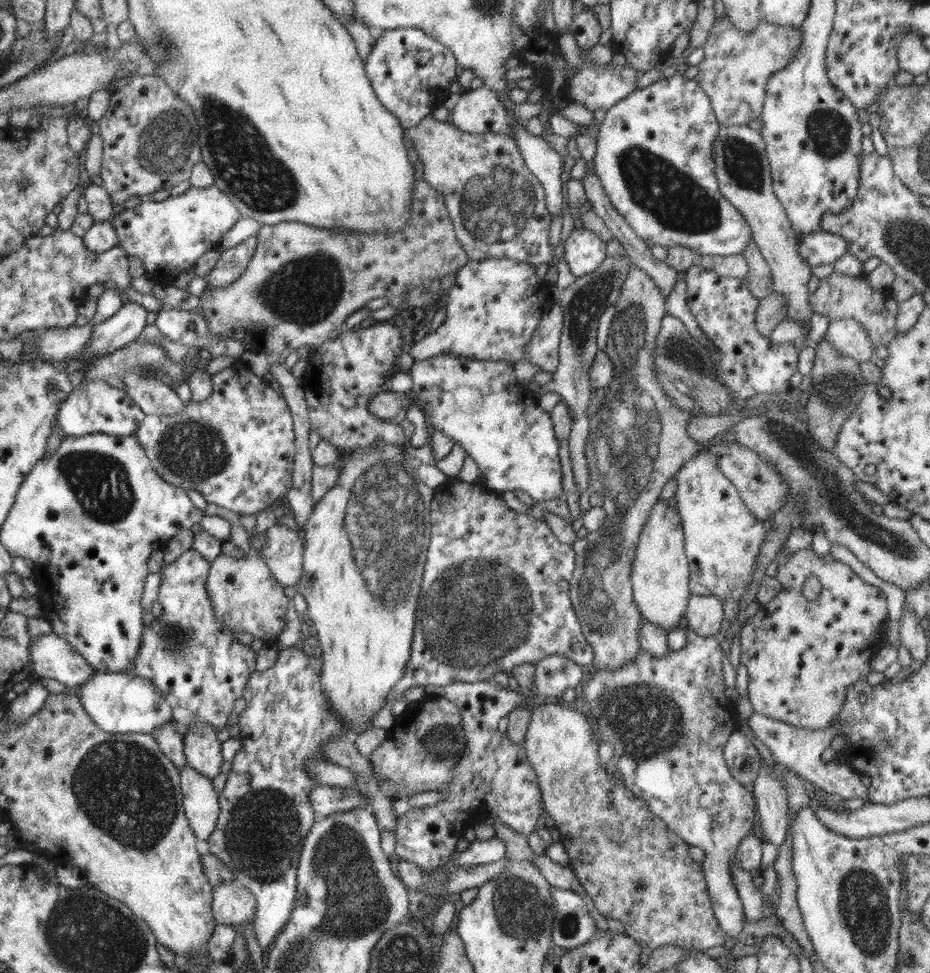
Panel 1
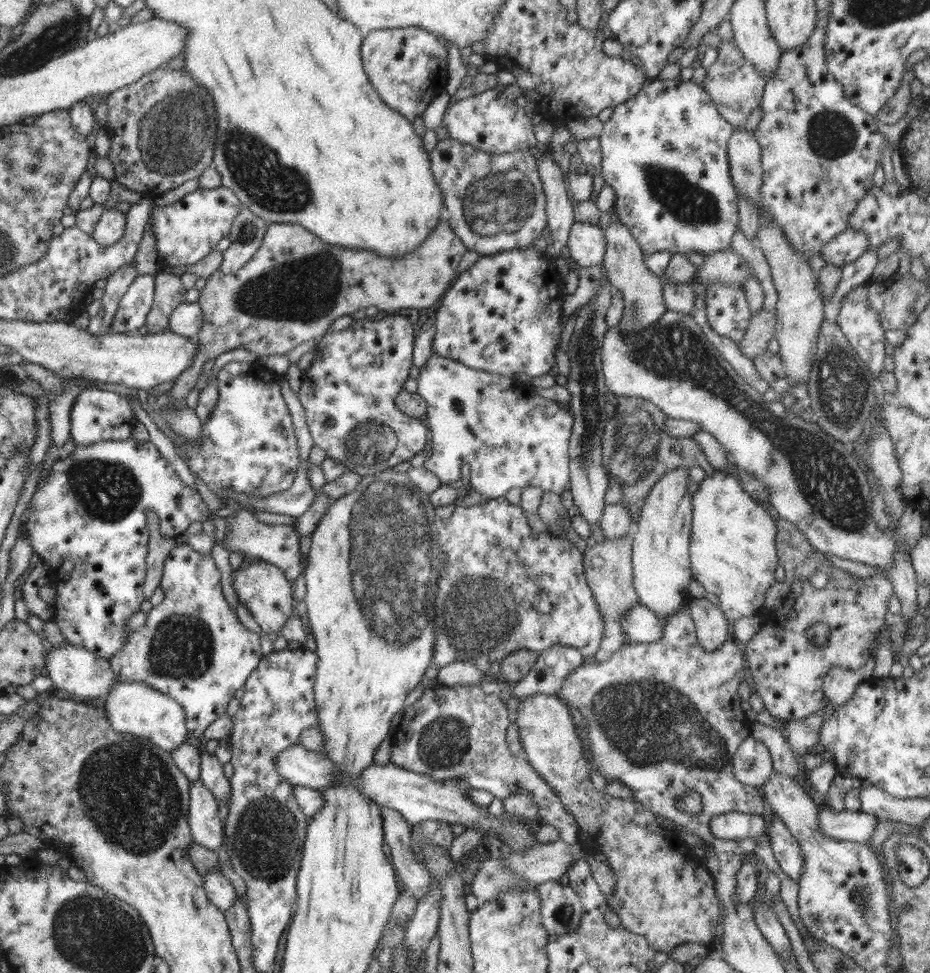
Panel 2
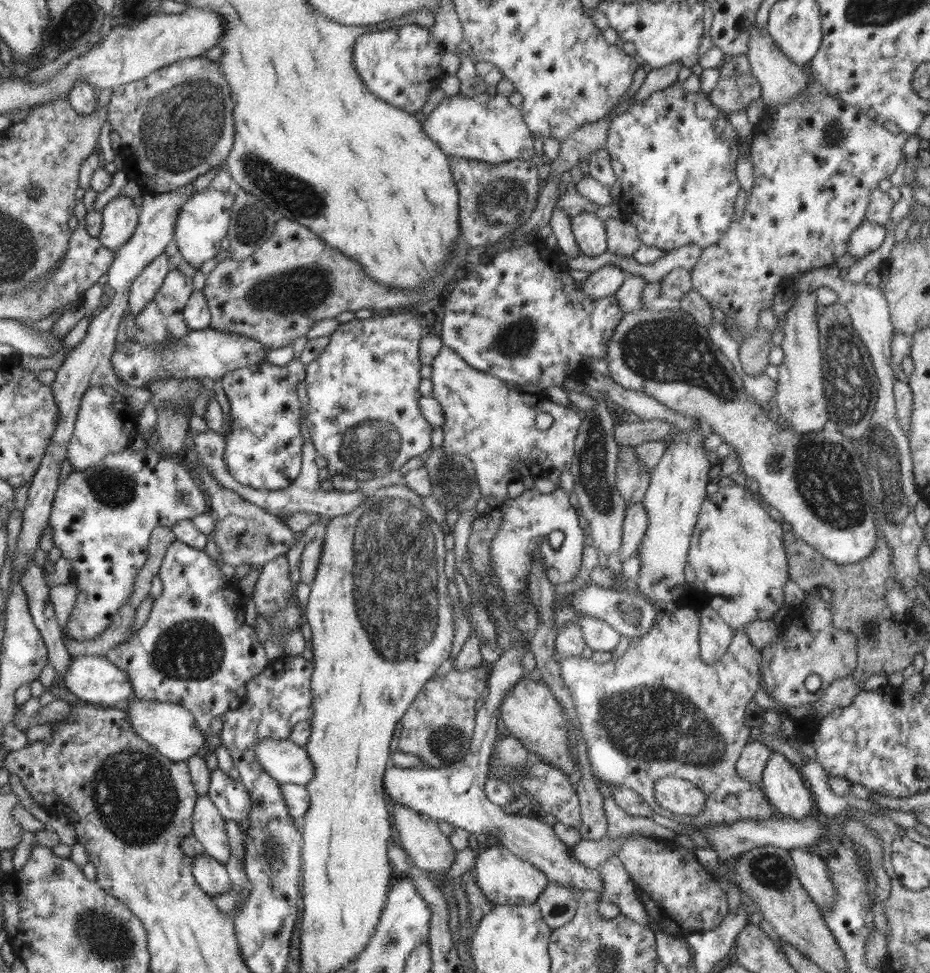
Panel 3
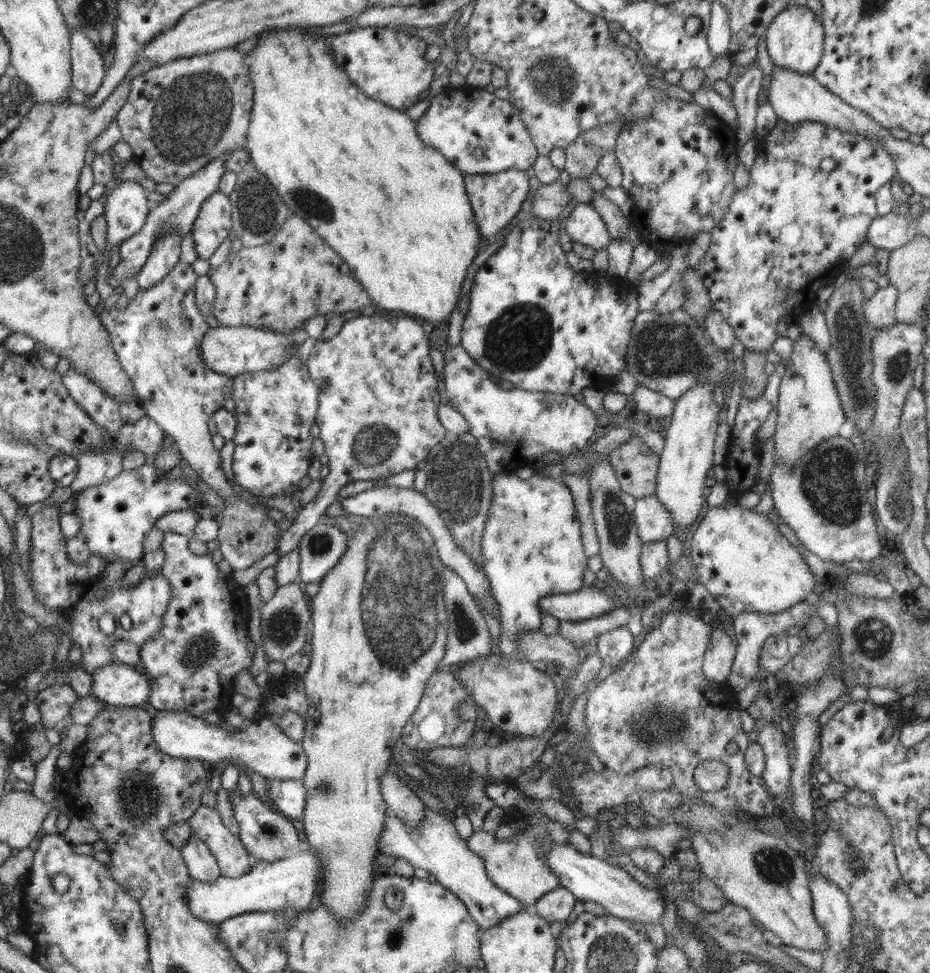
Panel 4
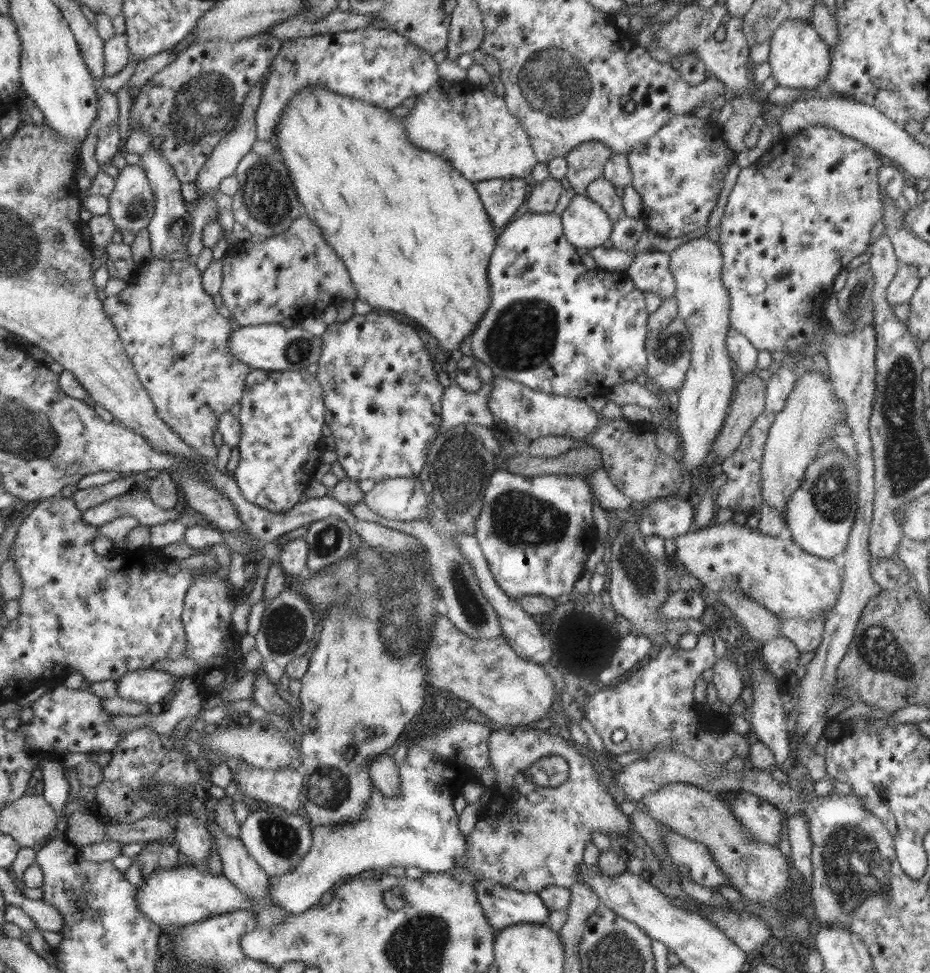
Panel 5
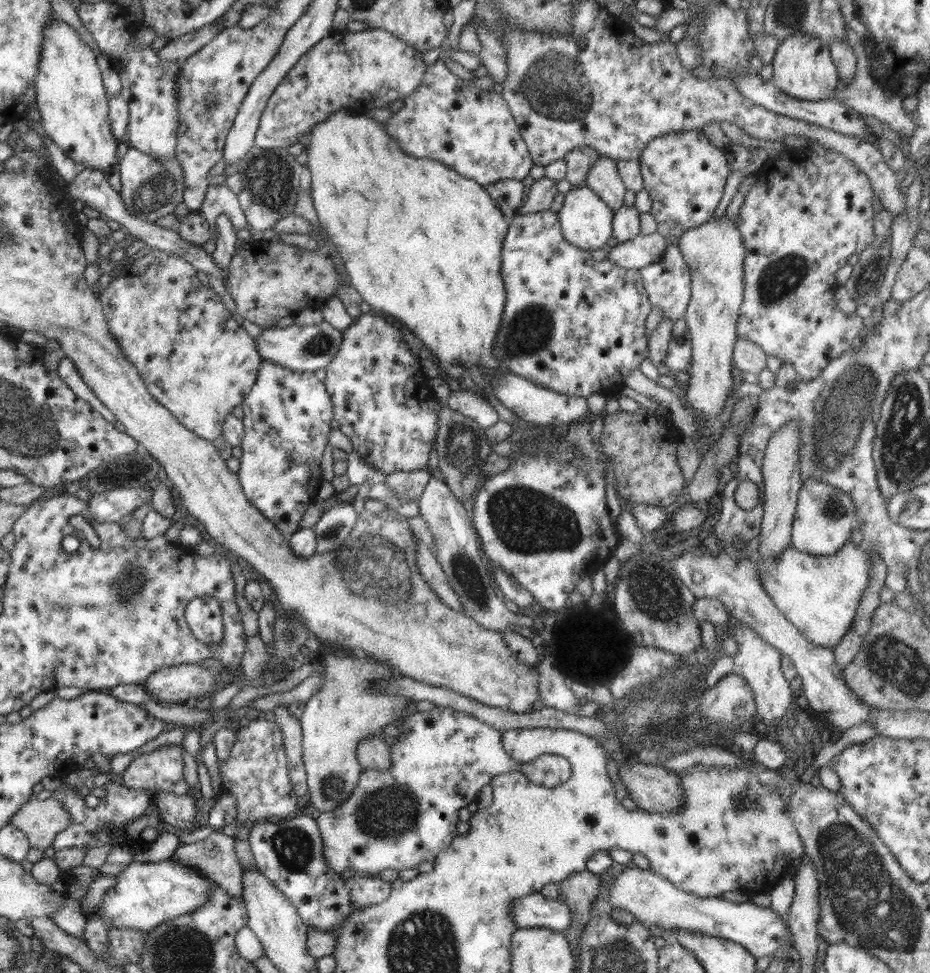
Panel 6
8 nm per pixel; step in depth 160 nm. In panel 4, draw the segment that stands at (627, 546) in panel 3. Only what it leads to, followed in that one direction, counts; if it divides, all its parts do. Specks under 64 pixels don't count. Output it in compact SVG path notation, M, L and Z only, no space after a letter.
M654 495L636 499L634 519L638 537L643 543L666 541L676 533L676 523L672 519L672 513Z

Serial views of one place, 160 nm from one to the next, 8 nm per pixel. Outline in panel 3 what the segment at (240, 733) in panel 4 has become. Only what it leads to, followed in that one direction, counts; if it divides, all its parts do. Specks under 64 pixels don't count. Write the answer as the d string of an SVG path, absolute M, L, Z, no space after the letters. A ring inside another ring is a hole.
M130 698L124 705L136 734L151 744L160 754L174 762L186 761L192 755L202 755L208 746L208 732L201 732L189 710L174 703ZM263 738L256 745L255 755L262 770L280 784L305 786L313 777L307 750L289 739Z

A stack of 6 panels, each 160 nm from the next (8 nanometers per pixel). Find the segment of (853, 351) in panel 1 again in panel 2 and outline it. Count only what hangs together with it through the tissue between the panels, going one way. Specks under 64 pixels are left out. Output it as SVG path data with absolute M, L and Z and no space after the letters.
M869 281L863 282L862 285L852 289L848 295L843 298L842 307L840 309L839 315L835 320L835 323L839 326L839 329L844 333L844 336L847 338L847 341L851 344L851 347L858 353L858 356L866 363L866 366L871 370L872 374L876 376L884 371L884 358L886 358L886 346L887 340L885 339L885 330L880 324L880 319L878 318L878 313L874 308L869 306L867 301L868 295L868 286L871 283Z

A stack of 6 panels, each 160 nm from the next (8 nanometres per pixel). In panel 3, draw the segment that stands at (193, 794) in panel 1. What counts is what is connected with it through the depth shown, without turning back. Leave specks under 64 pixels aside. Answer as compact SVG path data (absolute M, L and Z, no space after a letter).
M206 795L198 796L193 810L192 835L202 843L206 854L224 865L231 855L225 827L226 820L214 803Z

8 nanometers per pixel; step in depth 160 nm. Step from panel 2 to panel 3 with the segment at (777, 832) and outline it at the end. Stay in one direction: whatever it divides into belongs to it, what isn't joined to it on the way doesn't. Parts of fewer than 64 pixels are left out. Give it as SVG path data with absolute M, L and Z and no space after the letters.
M790 848L789 853L795 866L796 876L812 900L819 906L820 912L829 911L835 903L835 888L829 879L829 869L825 865L825 859L805 848Z

